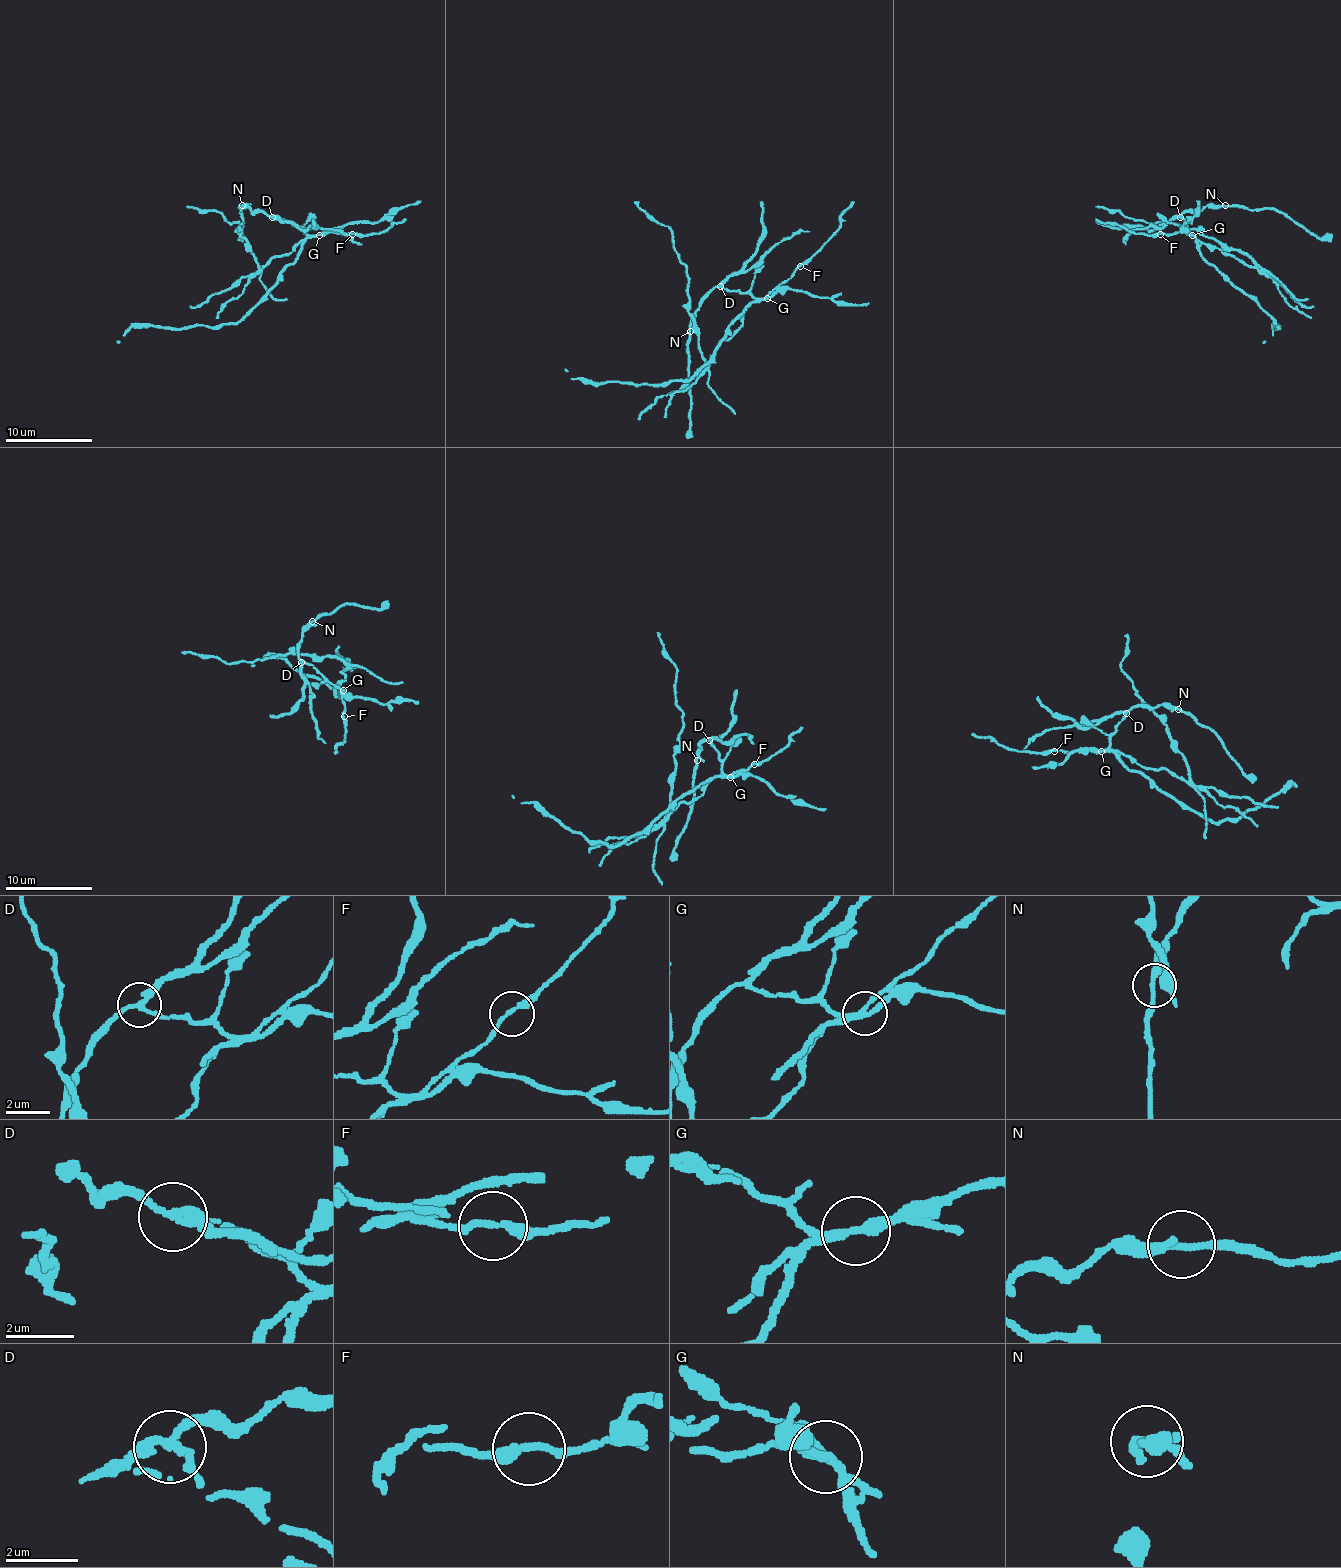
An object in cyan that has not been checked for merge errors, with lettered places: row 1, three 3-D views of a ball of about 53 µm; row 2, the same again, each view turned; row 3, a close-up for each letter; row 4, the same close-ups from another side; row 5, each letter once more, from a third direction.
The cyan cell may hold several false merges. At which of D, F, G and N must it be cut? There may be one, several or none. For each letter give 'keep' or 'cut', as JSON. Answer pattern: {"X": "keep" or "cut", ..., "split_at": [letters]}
{"D": "cut", "F": "keep", "G": "cut", "N": "keep", "split_at": ["D", "G"]}

